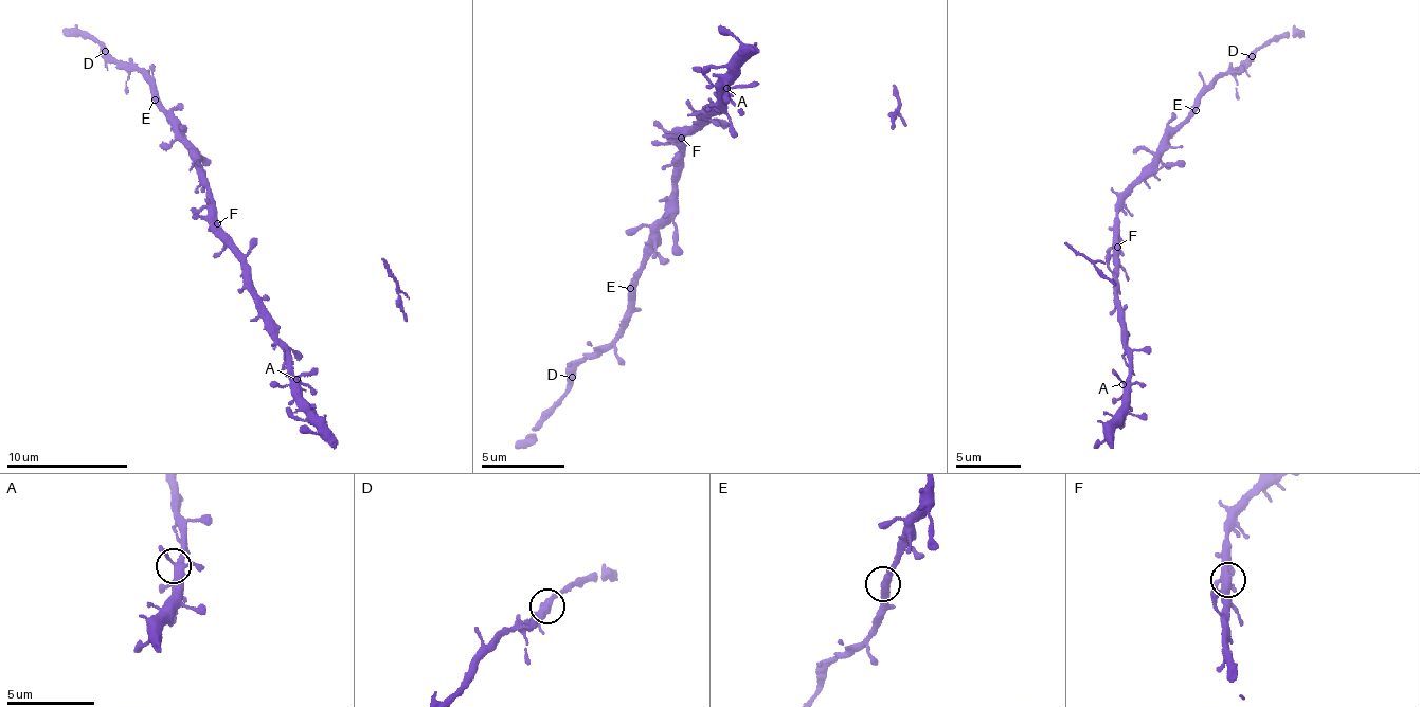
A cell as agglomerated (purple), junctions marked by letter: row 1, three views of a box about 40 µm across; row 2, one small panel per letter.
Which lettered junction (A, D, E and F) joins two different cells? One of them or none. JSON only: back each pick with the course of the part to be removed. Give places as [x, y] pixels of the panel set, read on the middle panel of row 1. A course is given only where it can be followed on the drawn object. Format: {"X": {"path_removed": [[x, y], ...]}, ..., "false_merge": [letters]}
{"false_merge": []}

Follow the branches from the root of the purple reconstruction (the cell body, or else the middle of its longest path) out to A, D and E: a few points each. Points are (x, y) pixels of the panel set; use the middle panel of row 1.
A: (669, 134), (699, 120), (694, 107), (702, 113), (706, 105), (721, 106), (716, 100), (726, 88)
D: (669, 134), (685, 157), (685, 165), (634, 289), (635, 301), (614, 340), (581, 361), (572, 378)
E: (669, 134), (685, 157), (685, 165), (664, 214), (667, 218), (658, 231), (661, 235), (630, 288)

